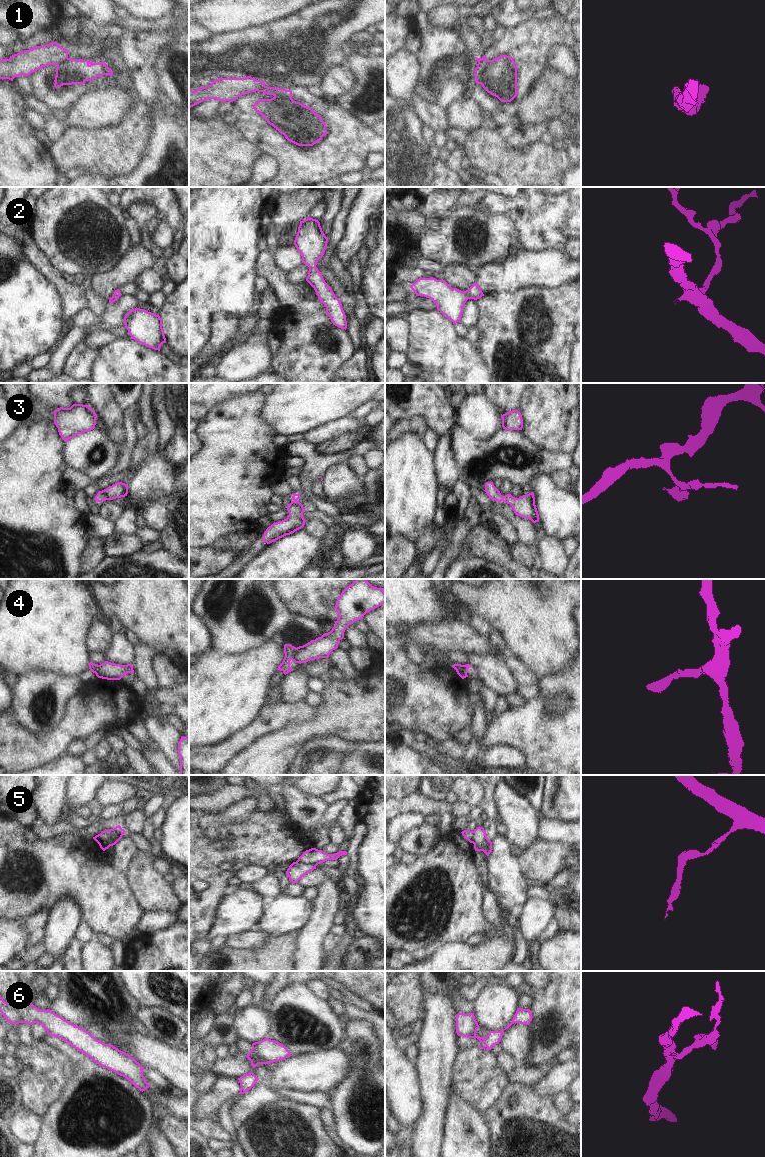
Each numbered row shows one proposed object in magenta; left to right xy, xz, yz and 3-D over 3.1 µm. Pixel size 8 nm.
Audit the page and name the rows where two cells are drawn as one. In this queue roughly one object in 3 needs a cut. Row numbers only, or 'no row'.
1, 3, 4, 5, 6

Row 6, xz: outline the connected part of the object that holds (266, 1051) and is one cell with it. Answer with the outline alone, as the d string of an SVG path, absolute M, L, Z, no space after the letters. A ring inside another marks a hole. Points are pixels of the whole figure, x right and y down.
M269 1038L252 1044L252 1049L246 1056L259 1064L269 1064L292 1056L290 1051L281 1043Z

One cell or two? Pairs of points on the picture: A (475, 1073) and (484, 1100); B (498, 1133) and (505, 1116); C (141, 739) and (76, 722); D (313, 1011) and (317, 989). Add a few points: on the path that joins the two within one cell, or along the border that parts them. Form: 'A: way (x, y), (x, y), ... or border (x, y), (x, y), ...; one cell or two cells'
A: way (479, 1080), (483, 1093); one cell
B: way (502, 1129), (503, 1120); one cell
C: border (139, 719), (131, 722), (126, 727); two cells
D: border (305, 983), (317, 996), (326, 1001); two cells

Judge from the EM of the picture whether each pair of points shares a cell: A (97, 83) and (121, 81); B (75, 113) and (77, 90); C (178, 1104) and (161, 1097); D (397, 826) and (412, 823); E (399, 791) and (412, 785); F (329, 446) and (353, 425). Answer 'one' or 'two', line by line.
A: one
B: two
C: one
D: one
E: one
F: two

